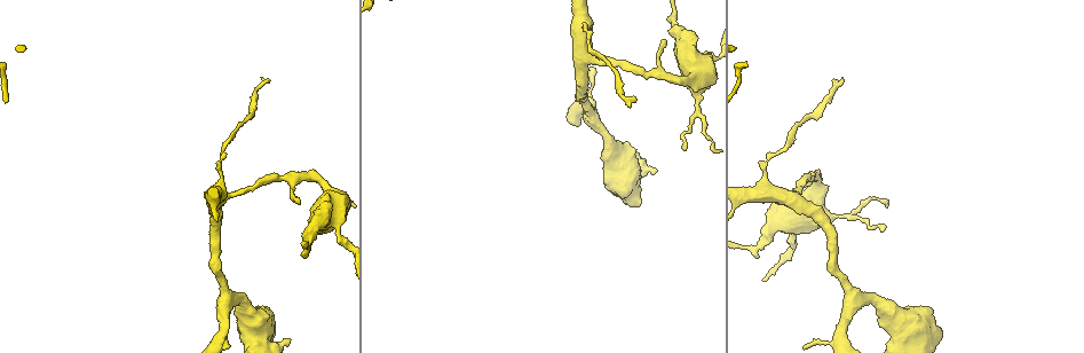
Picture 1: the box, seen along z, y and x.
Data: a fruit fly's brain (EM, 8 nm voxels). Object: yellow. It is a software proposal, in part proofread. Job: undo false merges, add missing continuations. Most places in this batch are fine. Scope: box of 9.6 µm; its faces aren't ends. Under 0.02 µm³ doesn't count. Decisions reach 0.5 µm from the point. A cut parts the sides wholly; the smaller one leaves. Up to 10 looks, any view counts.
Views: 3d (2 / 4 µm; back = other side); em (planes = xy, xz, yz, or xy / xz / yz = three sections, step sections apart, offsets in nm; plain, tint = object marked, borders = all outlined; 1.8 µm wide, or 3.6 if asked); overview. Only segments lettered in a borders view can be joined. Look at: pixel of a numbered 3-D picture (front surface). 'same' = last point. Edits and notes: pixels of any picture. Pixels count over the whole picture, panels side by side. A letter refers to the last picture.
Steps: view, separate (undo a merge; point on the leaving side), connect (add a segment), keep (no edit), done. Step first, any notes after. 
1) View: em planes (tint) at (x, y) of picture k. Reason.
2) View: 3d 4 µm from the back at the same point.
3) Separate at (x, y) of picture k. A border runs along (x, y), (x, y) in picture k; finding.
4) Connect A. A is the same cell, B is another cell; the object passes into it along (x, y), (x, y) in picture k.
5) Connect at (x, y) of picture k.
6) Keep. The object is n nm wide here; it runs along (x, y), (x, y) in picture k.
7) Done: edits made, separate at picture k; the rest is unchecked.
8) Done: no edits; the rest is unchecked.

View: em 3.6 µm xy step 8 (tint) at (913, 340) of picture 1. Abrupt turn.

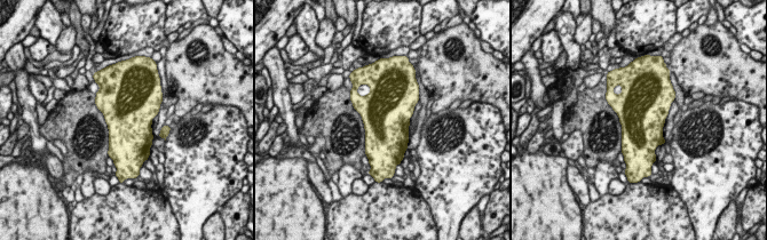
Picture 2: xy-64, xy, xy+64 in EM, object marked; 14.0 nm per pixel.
View: em 3.6 µm planes (borders) at the same point. Another direction.

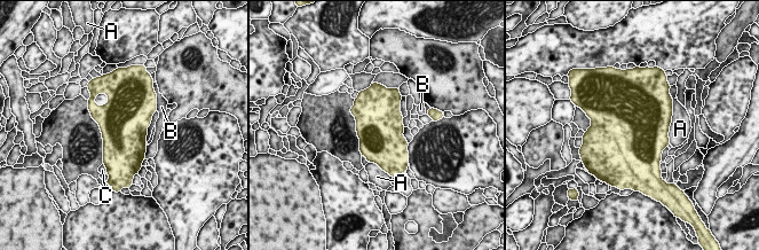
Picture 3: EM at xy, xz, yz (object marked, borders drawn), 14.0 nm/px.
Keep. A, B and C are other cells; a border runs along (147, 146), (144, 157) in picture 3; one neuron here.

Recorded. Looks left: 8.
View: 3d 4 µm at (682, 145) of picture 1. Tapers out.

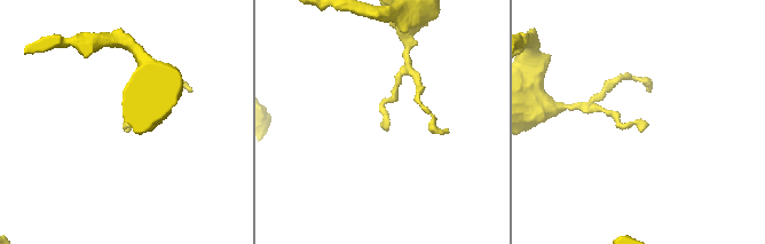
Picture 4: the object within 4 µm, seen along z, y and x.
View: em xz step 4 (borders) at (128, 130) of picture 4.

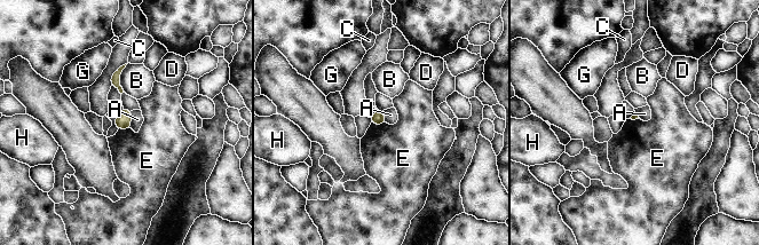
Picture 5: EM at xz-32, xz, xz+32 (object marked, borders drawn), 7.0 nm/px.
View: em xy step 16 (borders) at the same point. Cut it another way.

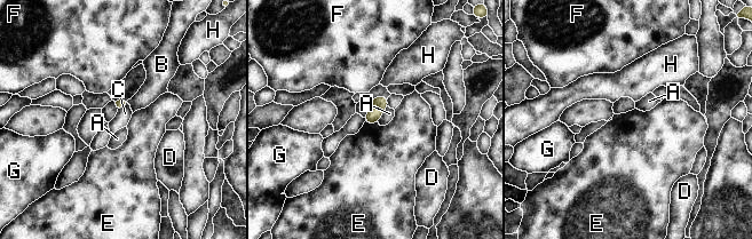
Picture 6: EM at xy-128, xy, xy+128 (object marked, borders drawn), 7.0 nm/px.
Keep. A, B, C, D, E, F, G and H are other cells; a border runs along (388, 106), (377, 121) in picture 6; none of them fits.

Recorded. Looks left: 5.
View: 3d 4 µm at (832, 80) of picture 1. Branch stops here.

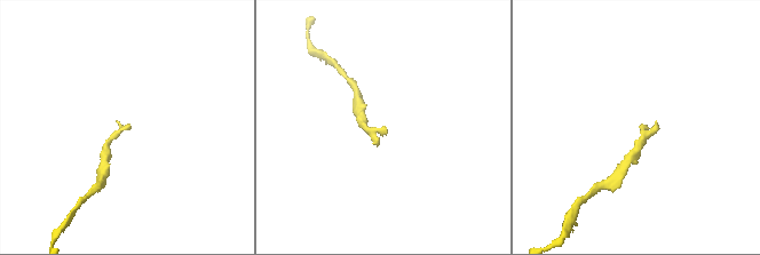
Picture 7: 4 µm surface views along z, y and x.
View: em planes (borders) at (383, 127) of picture 7. Now the EM.

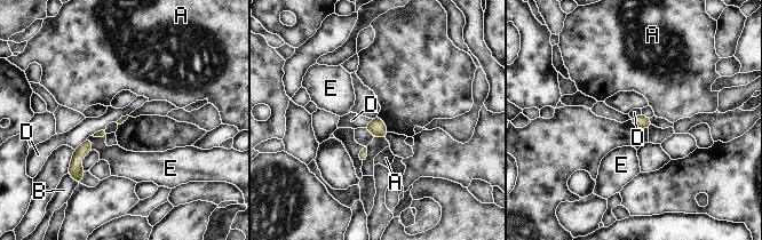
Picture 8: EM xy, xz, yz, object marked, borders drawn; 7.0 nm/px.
Keep. A, B, D and E are other cells; a border runs along (128, 114), (121, 116), (113, 121) in picture 8; none of them fits.

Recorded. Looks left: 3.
View: 3d 4 µm from the back at (794, 199) of picture 1.

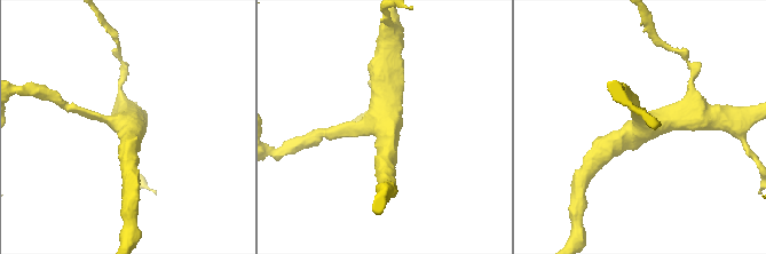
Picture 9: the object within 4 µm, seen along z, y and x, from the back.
View: em yz step 16 (tint) at (123, 123) of picture 9. 3 arms meet here; shape alone is not enough.

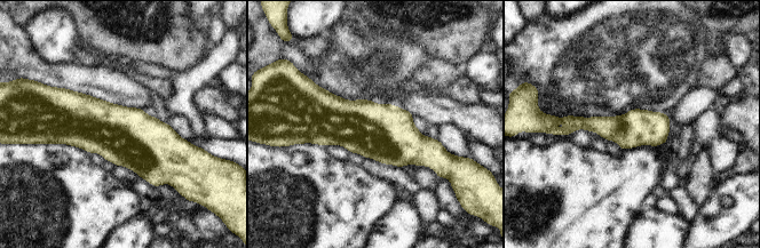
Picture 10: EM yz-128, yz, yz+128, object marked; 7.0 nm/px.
View: em yz step 16 (borders) at the same point. See the neighbours.

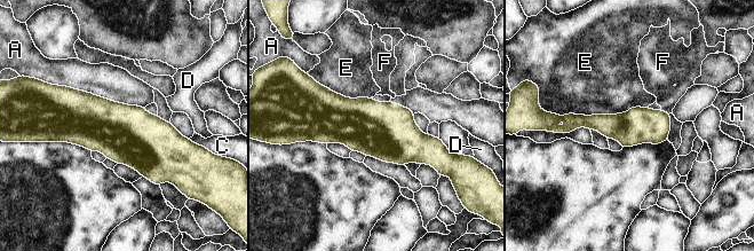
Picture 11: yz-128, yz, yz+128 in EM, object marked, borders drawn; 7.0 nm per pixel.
Keep. The longest contact is with A, 650 nm; A, C, D, E and F are other cells; a border runs along (647, 106), (616, 114), (556, 114) in picture 11; continuous, no second neuron.

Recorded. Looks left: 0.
Done: no edits; the rest is unchecked.

